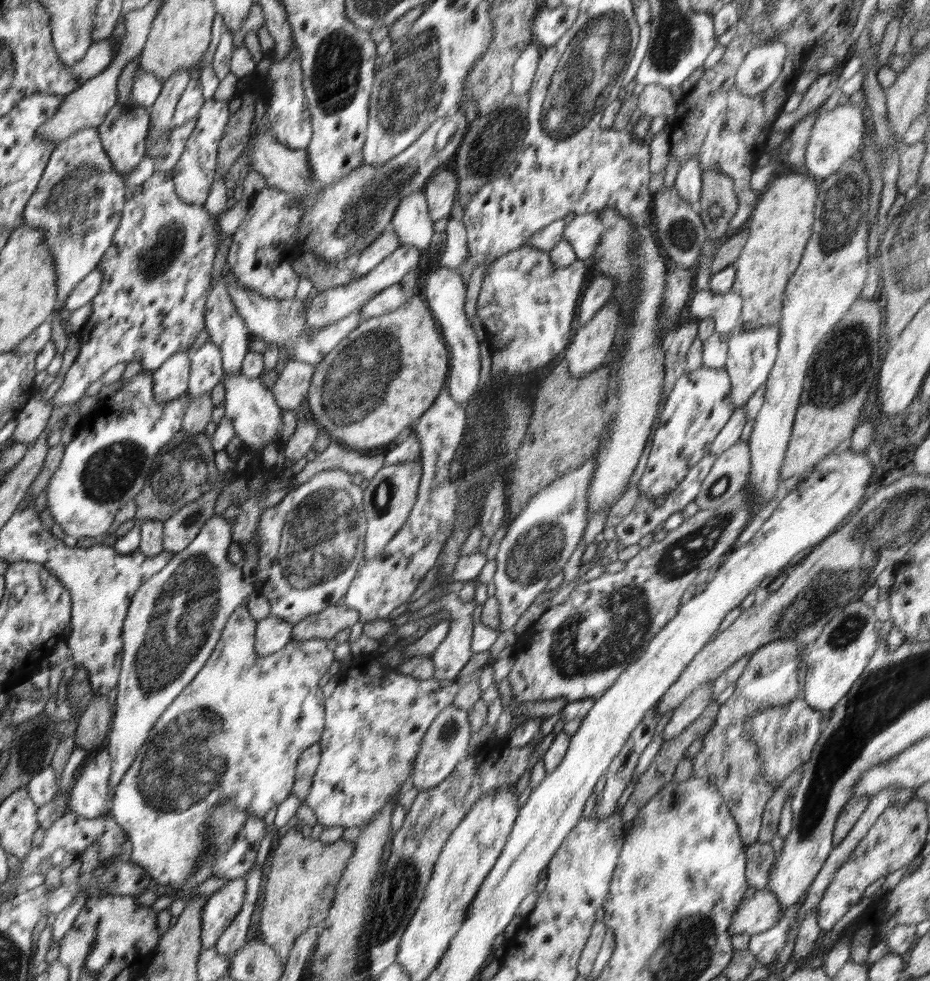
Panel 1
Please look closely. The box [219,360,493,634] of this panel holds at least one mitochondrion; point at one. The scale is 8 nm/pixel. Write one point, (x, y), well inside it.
(318, 542)

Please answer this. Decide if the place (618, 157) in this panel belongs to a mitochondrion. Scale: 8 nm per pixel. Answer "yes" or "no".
no

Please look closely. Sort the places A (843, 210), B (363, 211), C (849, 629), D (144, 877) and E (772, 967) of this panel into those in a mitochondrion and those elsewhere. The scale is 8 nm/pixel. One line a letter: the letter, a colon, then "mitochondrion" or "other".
A: mitochondrion
B: mitochondrion
C: mitochondrion
D: other
E: other

